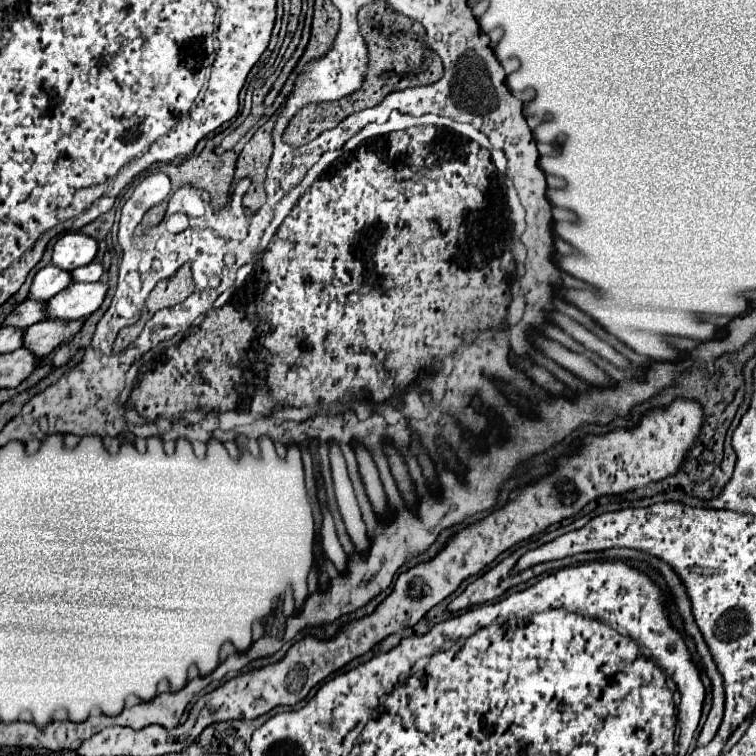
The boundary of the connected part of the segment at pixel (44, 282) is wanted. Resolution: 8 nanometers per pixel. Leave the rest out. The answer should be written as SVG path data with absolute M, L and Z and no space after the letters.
M45 266L43 270L39 270L33 278L31 290L29 290L29 298L33 300L49 300L53 298L57 292L61 292L63 288L67 288L71 284L71 274L65 270L59 270L57 266Z

